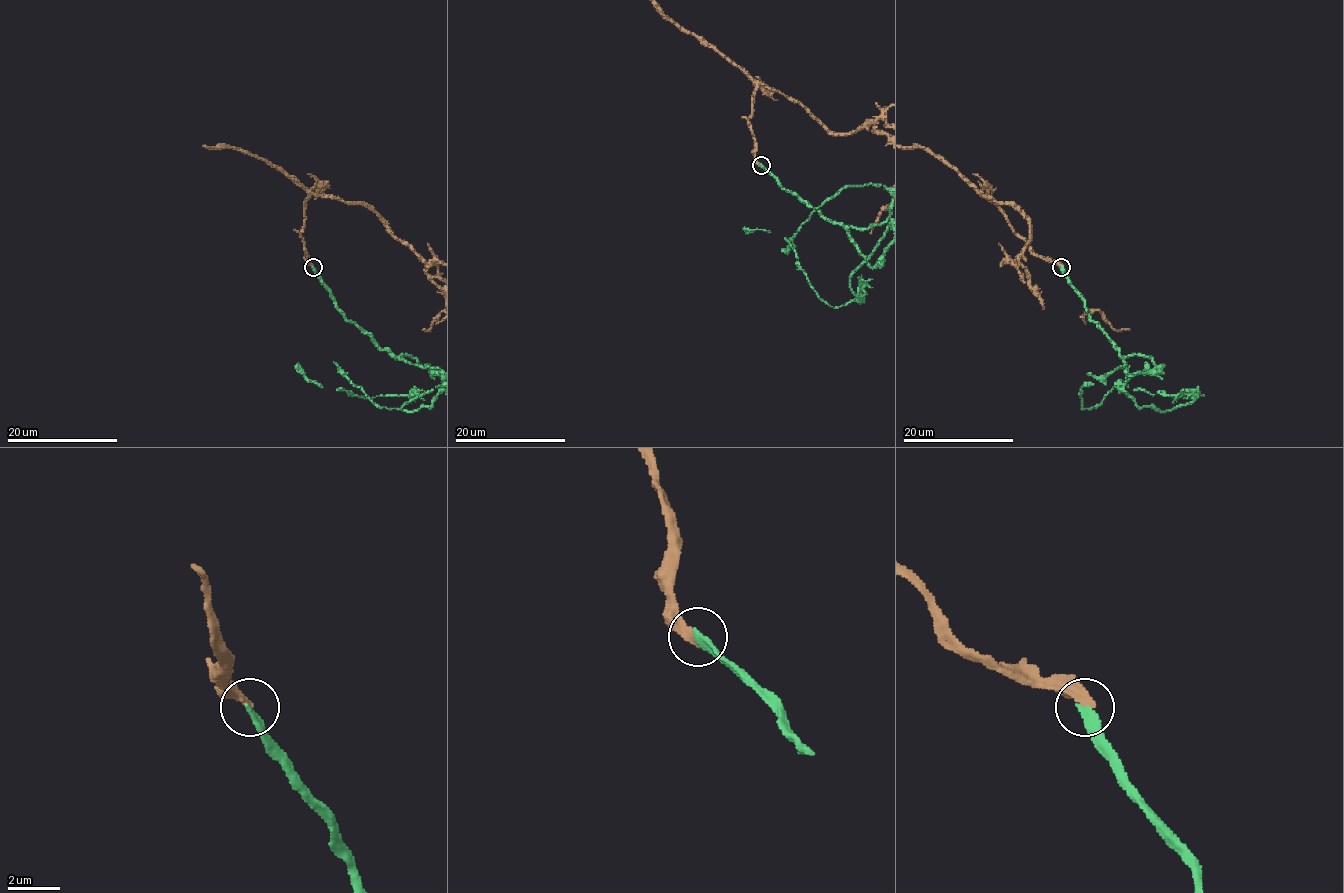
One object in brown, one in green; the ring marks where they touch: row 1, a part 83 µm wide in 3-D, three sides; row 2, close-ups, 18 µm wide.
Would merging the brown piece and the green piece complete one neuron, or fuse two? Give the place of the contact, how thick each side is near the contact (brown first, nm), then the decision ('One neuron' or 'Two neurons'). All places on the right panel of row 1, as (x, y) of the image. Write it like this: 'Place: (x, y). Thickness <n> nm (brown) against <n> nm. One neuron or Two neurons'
Place: (1061, 267). Thickness 320 nm (brown) against 260 nm. One neuron

